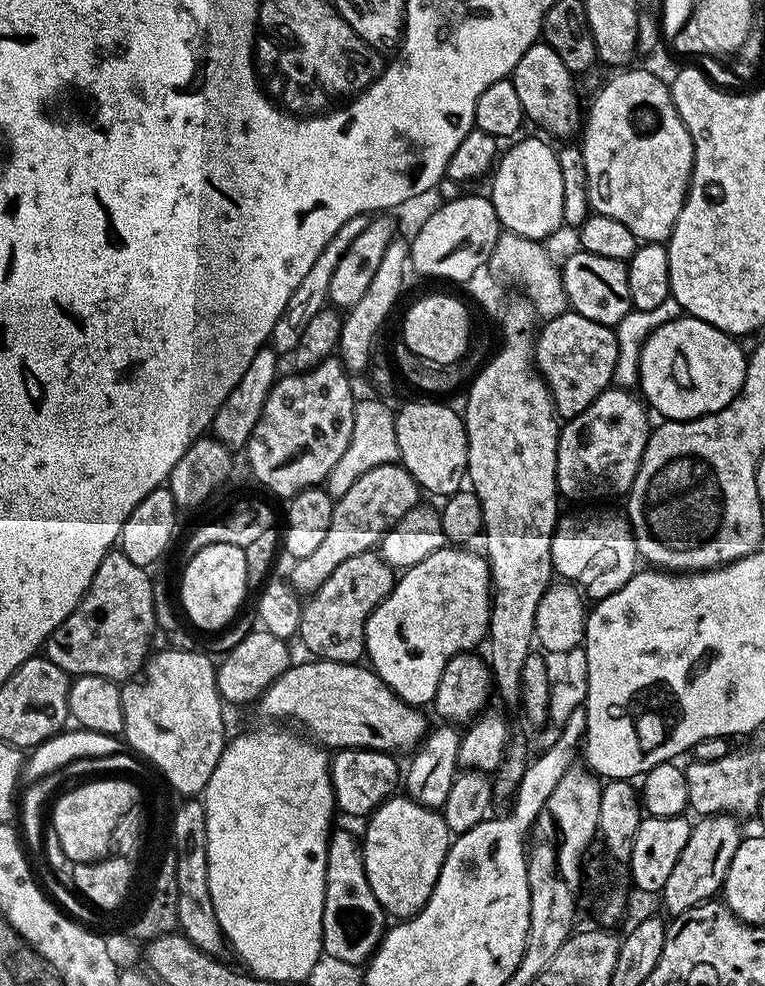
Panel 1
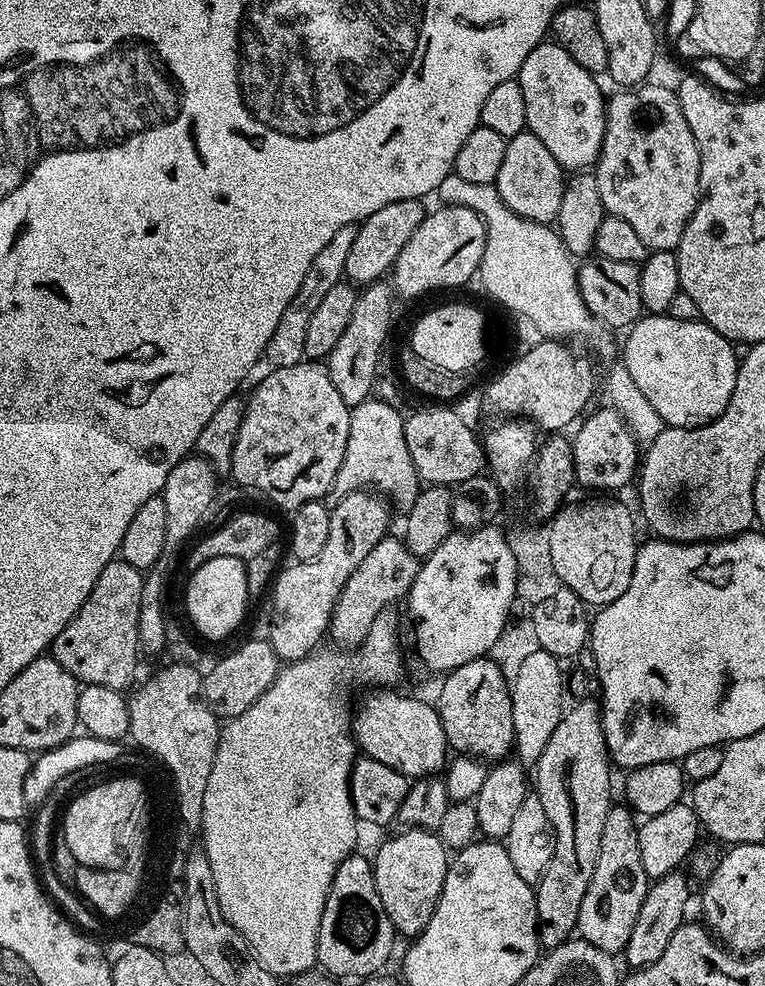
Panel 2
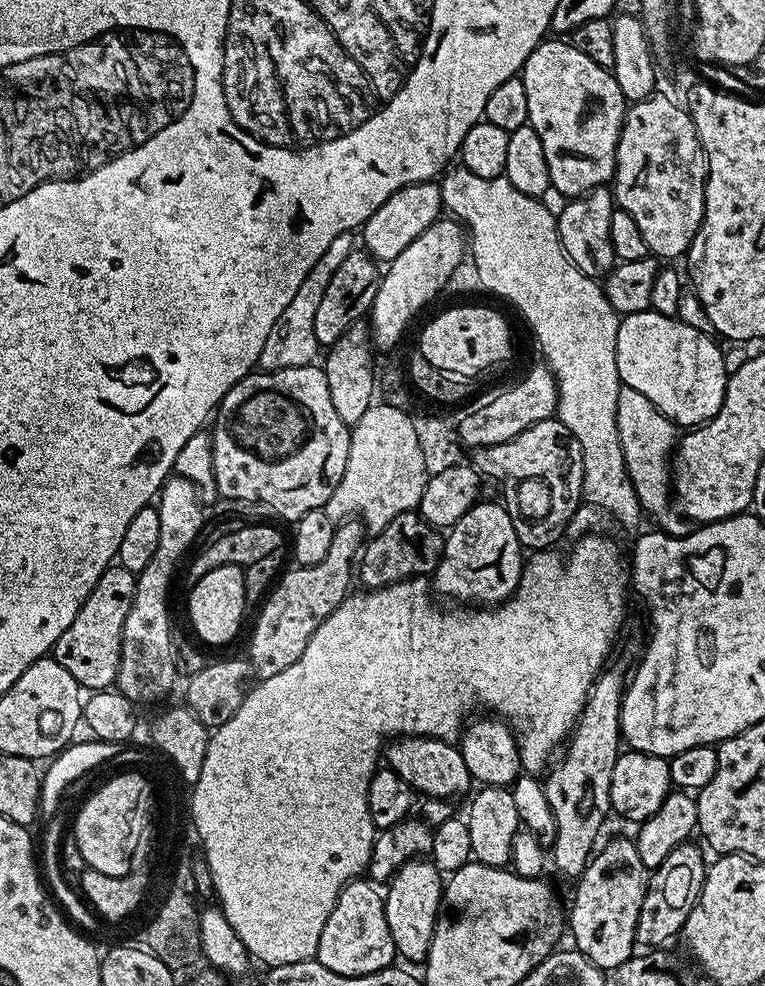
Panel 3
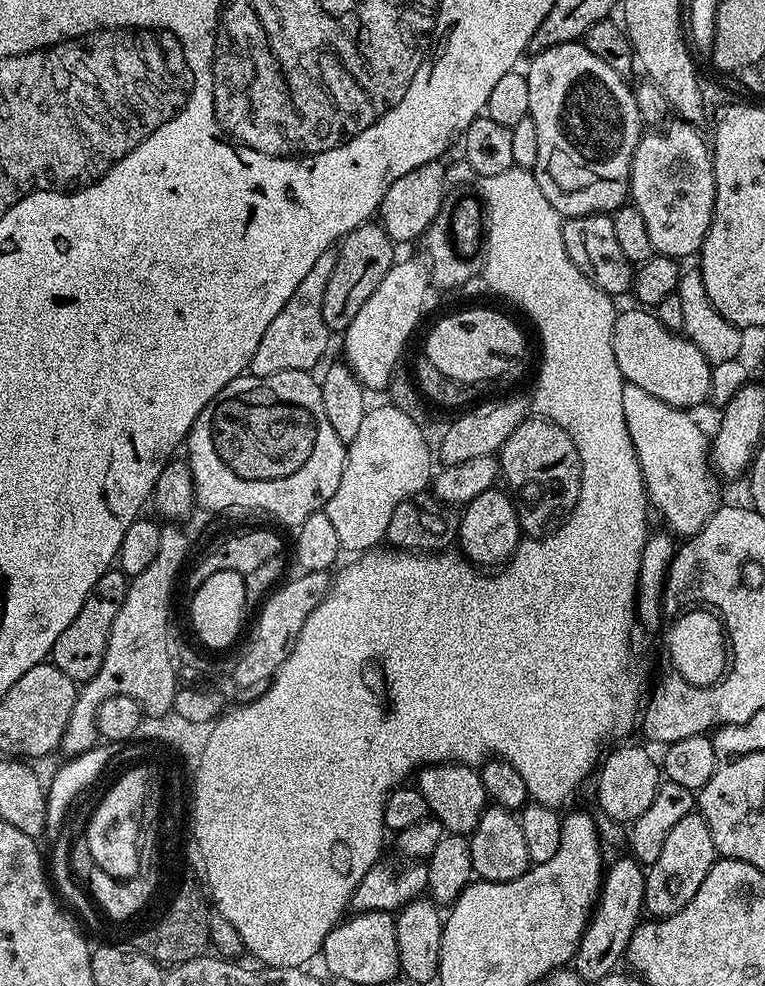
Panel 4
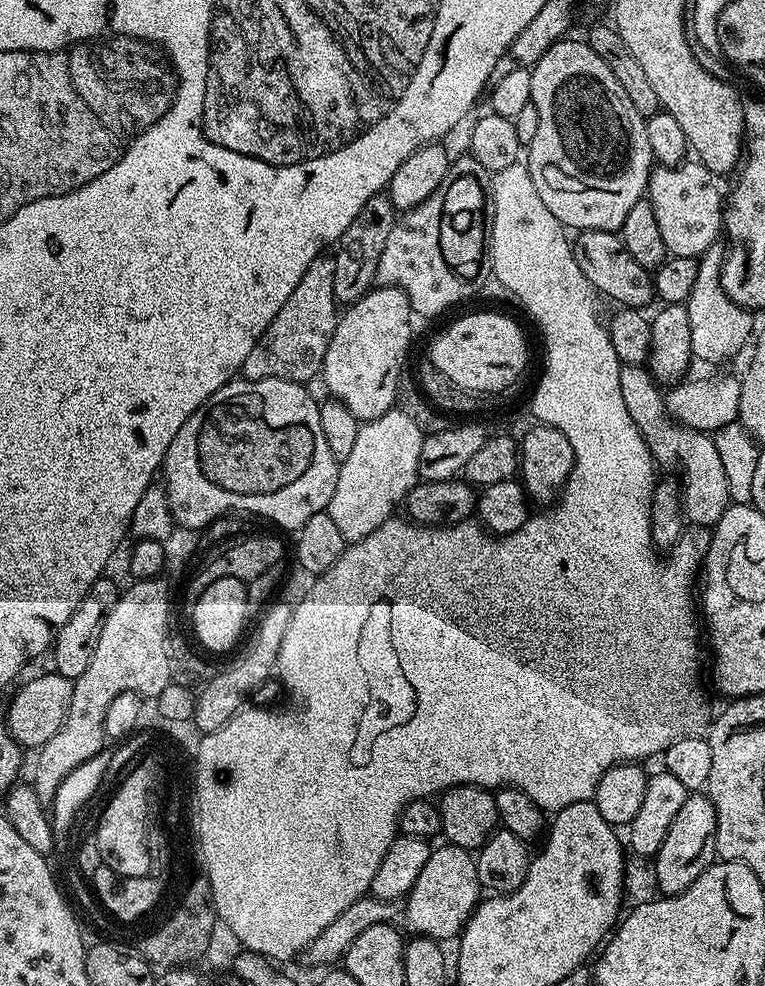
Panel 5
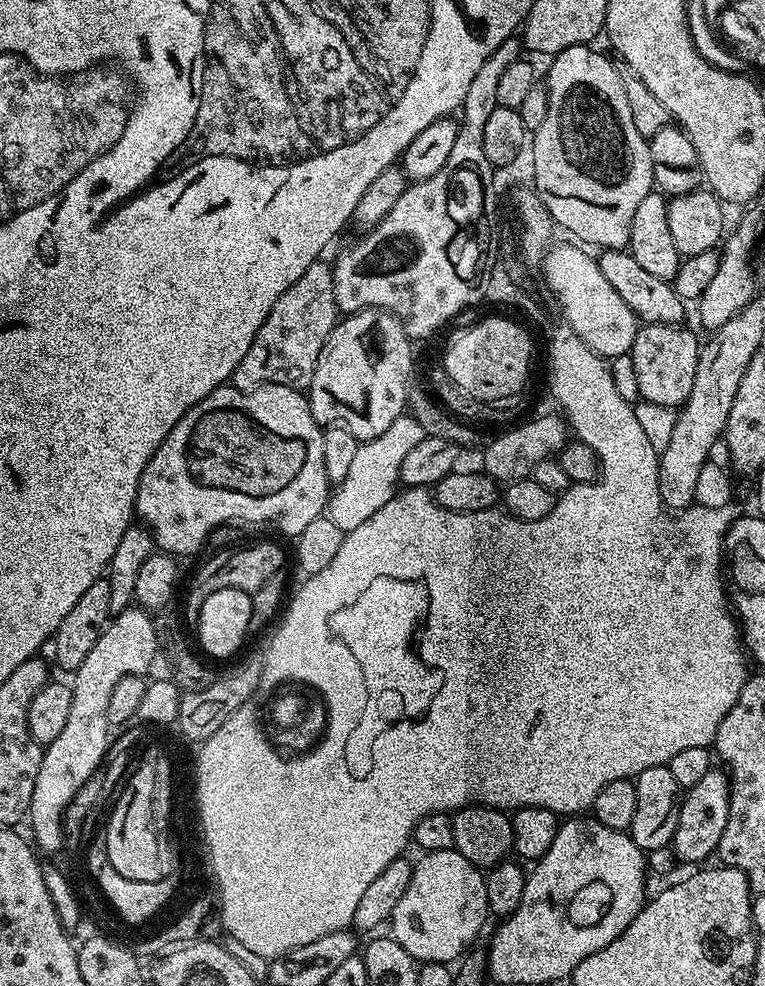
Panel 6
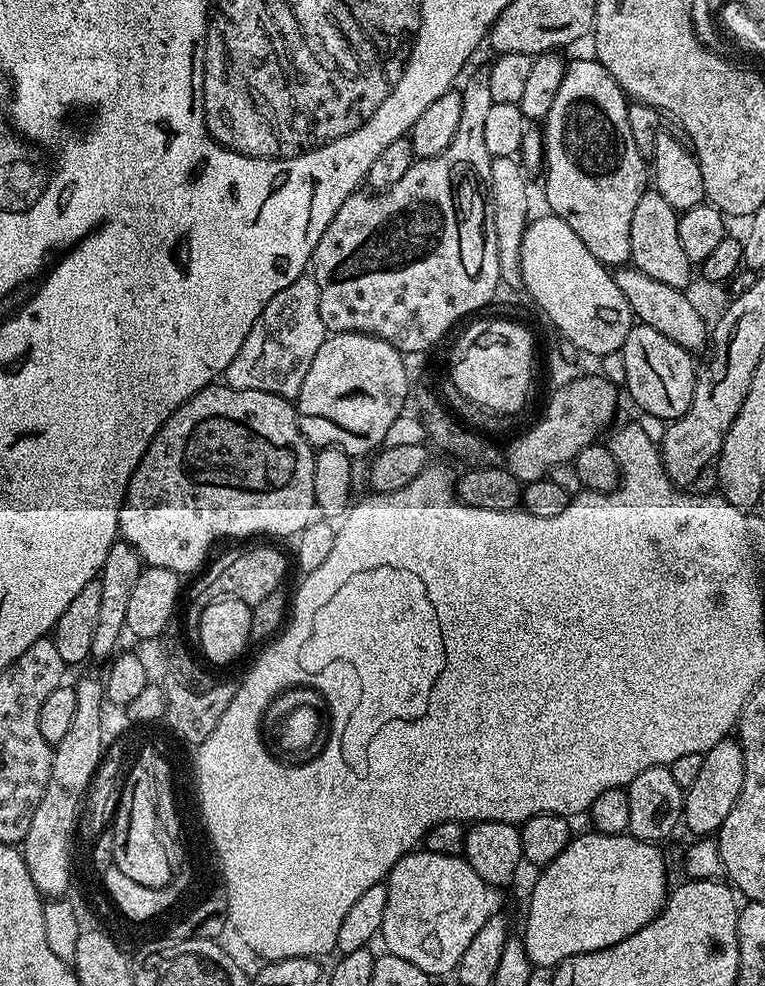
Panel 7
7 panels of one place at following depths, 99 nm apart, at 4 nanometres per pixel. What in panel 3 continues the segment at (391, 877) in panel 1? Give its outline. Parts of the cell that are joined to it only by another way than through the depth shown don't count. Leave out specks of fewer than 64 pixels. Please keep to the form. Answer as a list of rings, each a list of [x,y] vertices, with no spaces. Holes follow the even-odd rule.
[[[428,858],[407,860],[387,881],[383,893],[386,926],[390,926],[390,938],[394,938],[396,955],[401,961],[409,960],[404,962],[419,965],[428,959],[430,942],[434,938],[436,919],[440,913],[440,899],[444,897],[444,886],[442,873]]]

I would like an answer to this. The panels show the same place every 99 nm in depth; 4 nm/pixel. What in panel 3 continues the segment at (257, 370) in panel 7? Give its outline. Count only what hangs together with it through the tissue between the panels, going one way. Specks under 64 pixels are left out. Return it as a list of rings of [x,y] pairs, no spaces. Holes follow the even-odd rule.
[[[352,232],[338,234],[338,238],[334,238],[334,242],[330,242],[330,247],[322,253],[322,258],[314,262],[310,274],[306,274],[302,286],[298,286],[298,291],[294,294],[294,299],[286,305],[286,310],[282,310],[282,315],[279,316],[278,322],[274,322],[270,335],[266,337],[266,343],[262,345],[259,367],[263,371],[277,372],[294,366],[306,366],[317,359],[322,345],[314,338],[314,314],[326,294],[326,286],[330,286],[330,278],[354,251],[352,238]]]

